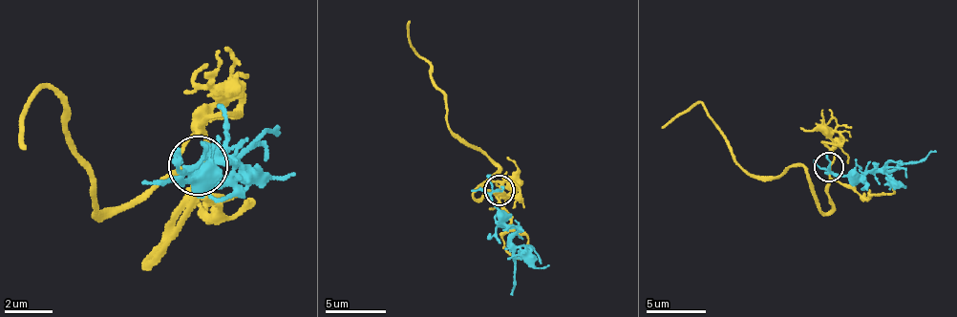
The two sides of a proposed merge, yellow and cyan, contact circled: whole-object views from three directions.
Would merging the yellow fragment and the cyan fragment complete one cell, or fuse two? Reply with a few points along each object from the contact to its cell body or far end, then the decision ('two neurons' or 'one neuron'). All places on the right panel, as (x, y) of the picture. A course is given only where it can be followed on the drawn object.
yellow runs (828, 167), (827, 212), (818, 209), (810, 173), (795, 165), (753, 176), (701, 105), (662, 127); cyan runs (828, 167), (840, 176), (873, 173), (879, 169), (921, 163), (936, 151); one neuron

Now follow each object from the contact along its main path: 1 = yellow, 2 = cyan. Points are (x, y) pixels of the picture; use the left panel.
1: (200, 166), (146, 261), (200, 182), (170, 175), (94, 214), (48, 91), (18, 147)
2: (200, 166), (181, 177), (187, 181), (234, 161), (223, 155), (227, 133), (215, 105)

